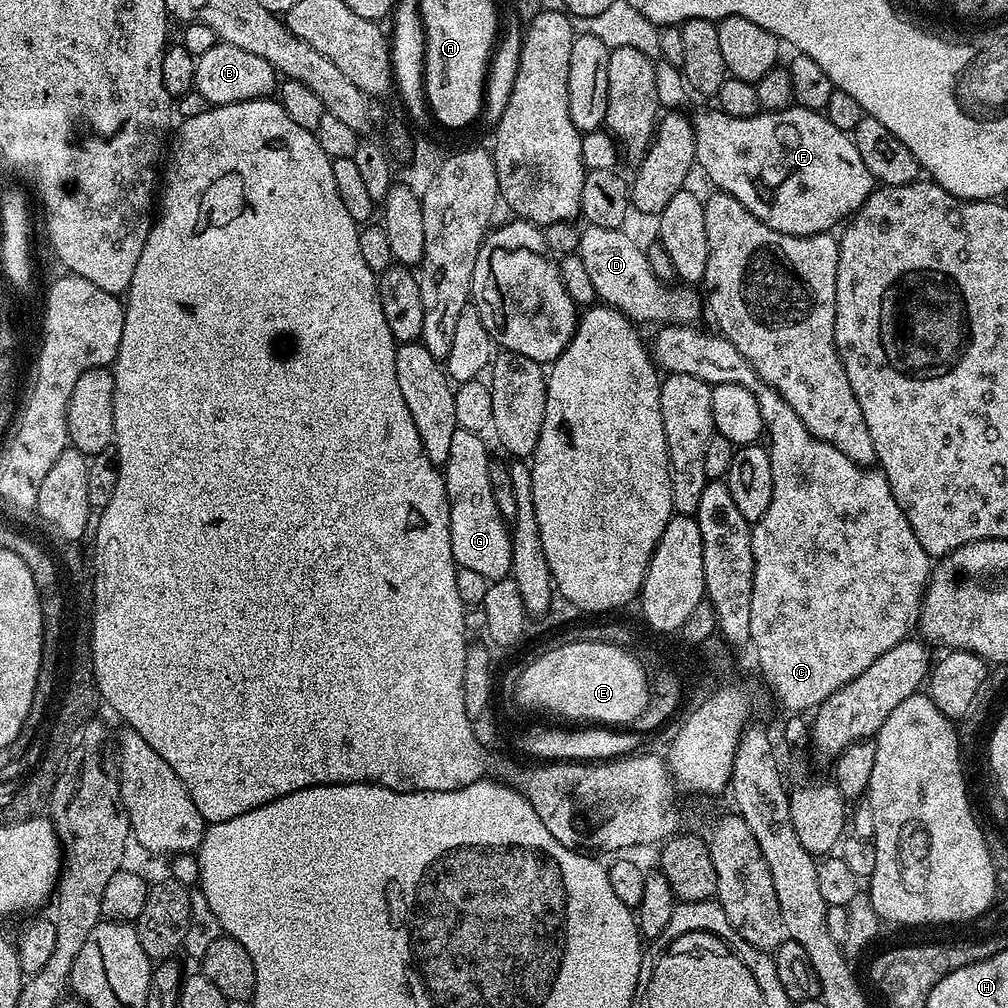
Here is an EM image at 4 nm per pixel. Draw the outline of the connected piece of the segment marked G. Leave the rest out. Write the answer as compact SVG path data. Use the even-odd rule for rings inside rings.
M457 427L454 439L450 442L450 454L447 464L443 465L442 475L444 485L448 491L448 505L450 506L450 542L452 553L457 565L476 576L481 576L484 582L493 582L507 577L512 570L512 537L510 528L498 512L497 503L490 488L490 448L483 435Z

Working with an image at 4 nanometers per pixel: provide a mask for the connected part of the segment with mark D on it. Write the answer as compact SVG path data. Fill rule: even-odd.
M591 226L585 227L579 233L580 245L578 254L582 258L582 262L585 264L590 278L594 281L594 290L597 297L607 307L618 309L623 316L628 317L633 322L641 322L640 320L660 320L659 322L663 322L664 324L688 326L693 322L699 321L696 319L700 316L700 308L702 312L701 293L692 286L672 288L676 286L669 286L665 281L657 278L654 270L650 270L650 262L648 261L645 249L643 247L639 248L626 233L627 231L619 228L593 228Z

